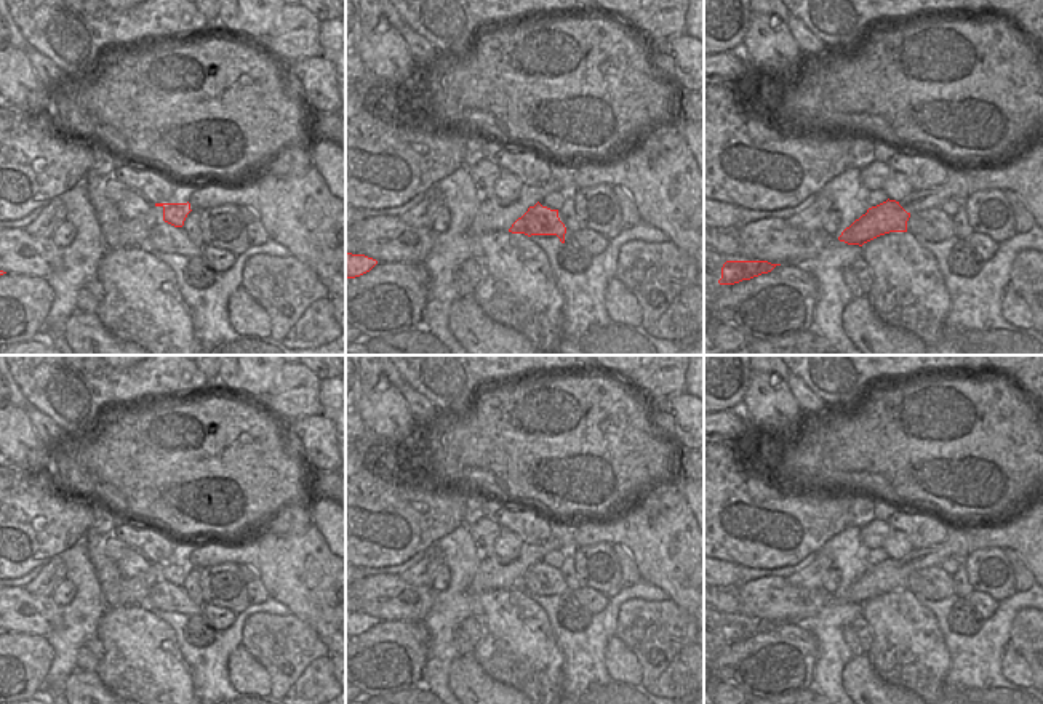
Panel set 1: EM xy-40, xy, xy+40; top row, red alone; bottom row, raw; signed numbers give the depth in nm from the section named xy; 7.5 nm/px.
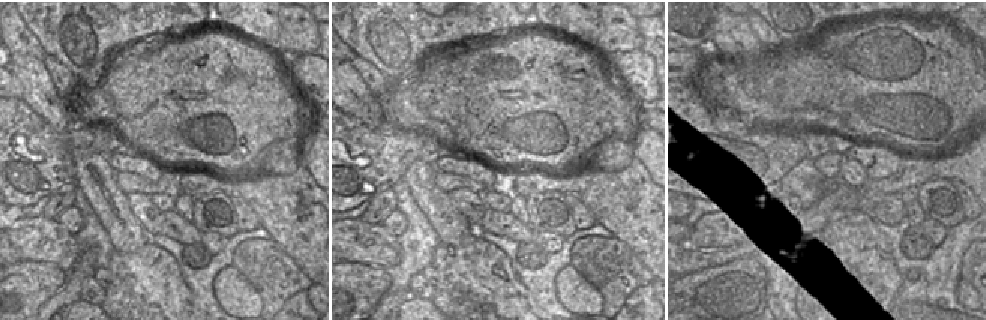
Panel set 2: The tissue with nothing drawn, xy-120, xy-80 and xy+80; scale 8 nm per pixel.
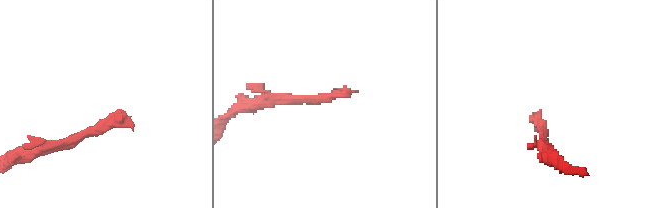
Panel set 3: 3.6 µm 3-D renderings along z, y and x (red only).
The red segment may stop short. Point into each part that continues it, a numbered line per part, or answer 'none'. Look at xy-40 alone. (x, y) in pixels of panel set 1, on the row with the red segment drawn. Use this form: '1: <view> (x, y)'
1: xy-40 (167, 239)

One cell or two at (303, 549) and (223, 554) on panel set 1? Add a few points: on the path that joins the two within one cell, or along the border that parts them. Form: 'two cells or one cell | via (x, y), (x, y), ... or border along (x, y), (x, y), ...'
two cells | border along (258, 541), (247, 548), (247, 554), (240, 562)

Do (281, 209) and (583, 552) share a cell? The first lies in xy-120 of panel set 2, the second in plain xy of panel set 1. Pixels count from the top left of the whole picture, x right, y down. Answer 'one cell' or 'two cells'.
two cells

